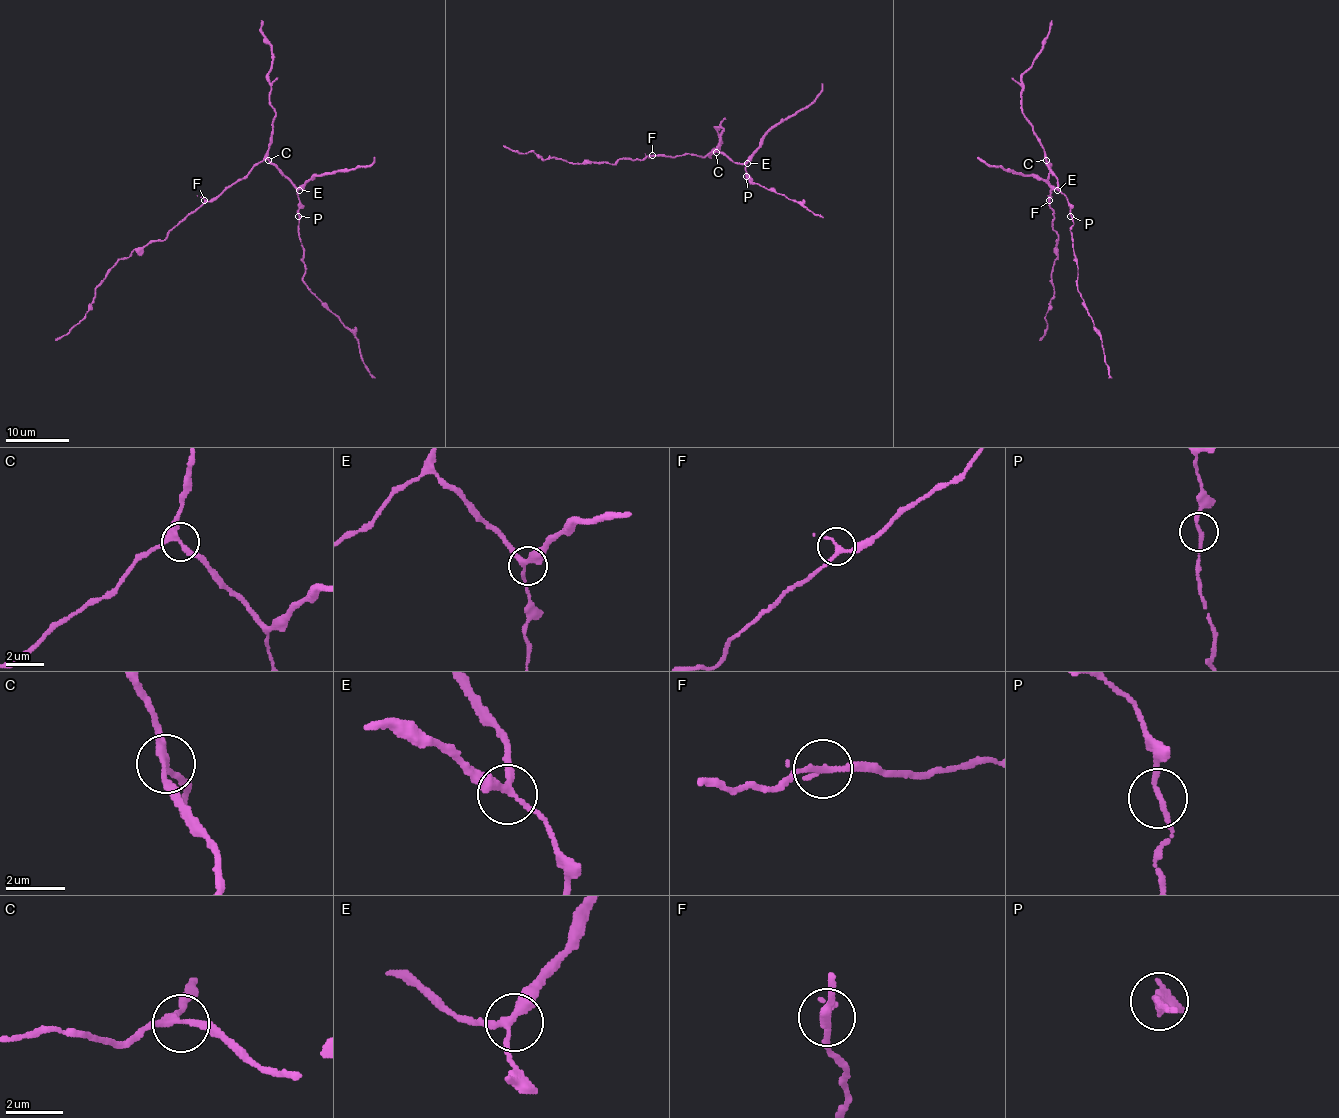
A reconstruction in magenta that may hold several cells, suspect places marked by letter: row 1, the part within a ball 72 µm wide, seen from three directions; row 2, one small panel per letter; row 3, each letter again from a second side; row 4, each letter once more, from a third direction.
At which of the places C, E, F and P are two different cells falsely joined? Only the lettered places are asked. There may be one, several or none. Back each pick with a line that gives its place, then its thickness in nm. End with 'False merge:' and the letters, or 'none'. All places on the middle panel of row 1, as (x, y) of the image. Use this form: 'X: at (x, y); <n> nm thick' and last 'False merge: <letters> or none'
False merge: none

